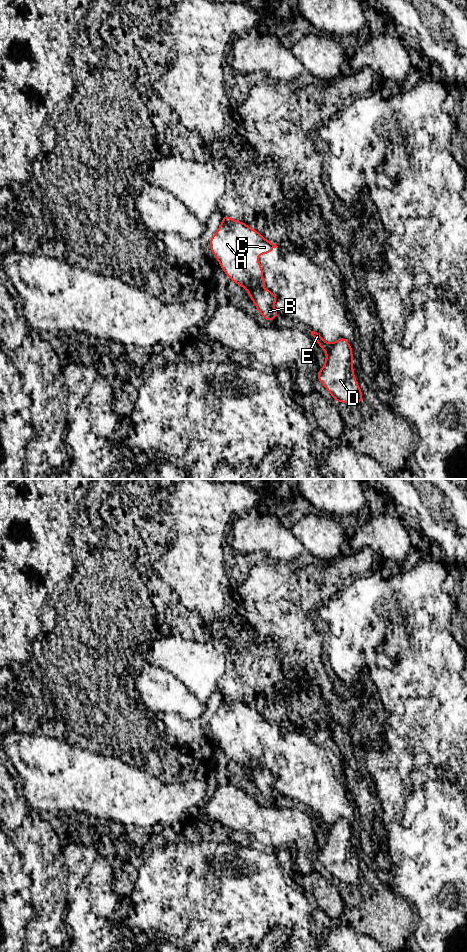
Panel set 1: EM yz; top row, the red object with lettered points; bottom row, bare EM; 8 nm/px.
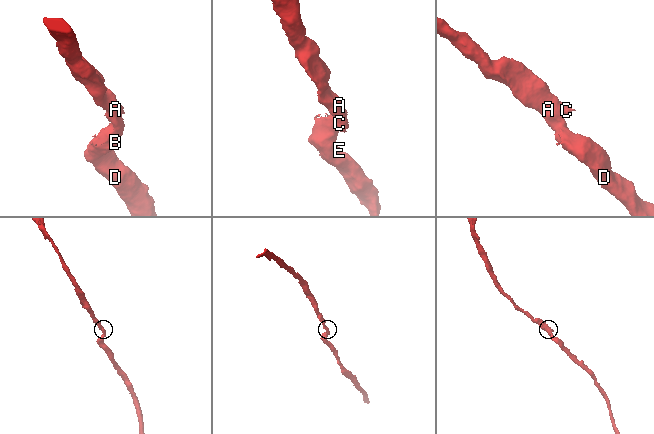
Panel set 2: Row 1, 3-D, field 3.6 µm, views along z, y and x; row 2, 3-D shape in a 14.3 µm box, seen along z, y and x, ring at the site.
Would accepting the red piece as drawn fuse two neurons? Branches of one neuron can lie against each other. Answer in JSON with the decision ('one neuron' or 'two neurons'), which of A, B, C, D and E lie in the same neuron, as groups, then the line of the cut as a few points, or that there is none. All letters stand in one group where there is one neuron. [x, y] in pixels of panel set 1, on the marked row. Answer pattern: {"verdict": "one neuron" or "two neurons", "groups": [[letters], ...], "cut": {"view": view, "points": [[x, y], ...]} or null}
{"verdict": "two neurons", "groups": [["A", "C"], ["B", "D", "E"]], "cut": {"view": "yz", "points": [[261, 283], [252, 278], [244, 287]]}}

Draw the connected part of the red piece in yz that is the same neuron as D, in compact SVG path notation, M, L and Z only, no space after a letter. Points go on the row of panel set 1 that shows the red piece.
M315 331L311 335L326 353L324 367L317 377L331 393L335 401L347 404L359 404L363 394L353 373L352 351L347 339L339 338L334 343L325 342Z

